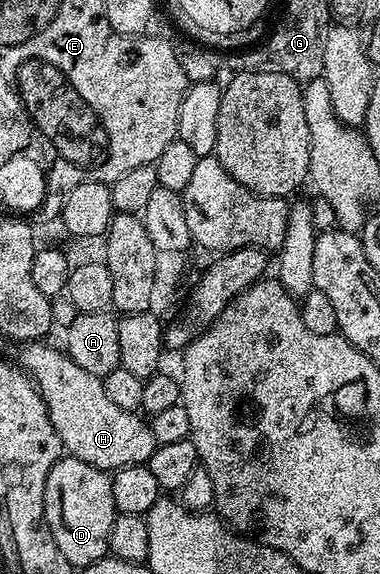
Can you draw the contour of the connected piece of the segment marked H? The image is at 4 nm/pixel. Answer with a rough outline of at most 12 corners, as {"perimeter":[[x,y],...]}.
{"perimeter":[[21,344],[63,452],[105,471],[147,463],[151,424],[63,348]]}

